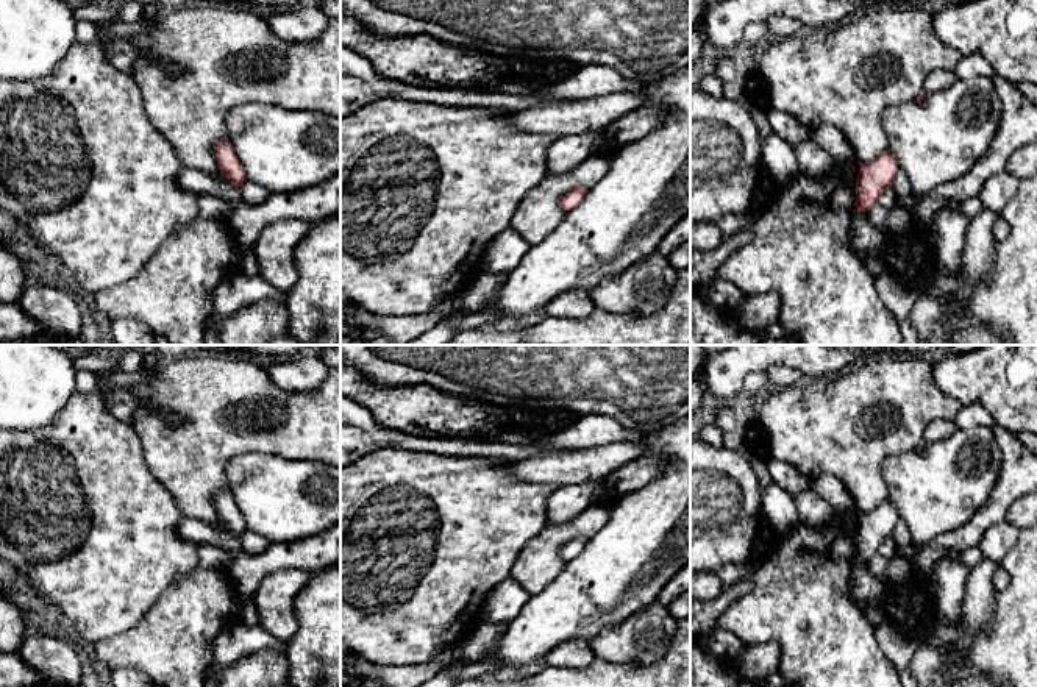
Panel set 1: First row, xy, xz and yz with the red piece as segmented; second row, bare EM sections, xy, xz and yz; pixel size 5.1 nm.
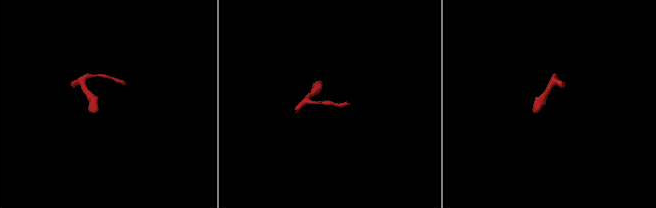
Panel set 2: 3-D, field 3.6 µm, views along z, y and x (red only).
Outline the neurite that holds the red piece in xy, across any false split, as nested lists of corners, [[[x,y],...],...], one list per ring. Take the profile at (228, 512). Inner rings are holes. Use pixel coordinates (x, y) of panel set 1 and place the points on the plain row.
[[[216,493],[214,504],[226,531],[239,539],[247,531],[247,525],[231,493]]]

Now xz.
[[[576,537],[570,540],[568,543],[565,543],[561,548],[562,559],[572,561],[573,557],[576,557],[584,550],[587,540],[589,540],[587,537]]]

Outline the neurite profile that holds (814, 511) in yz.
[[[812,487],[795,498],[798,521],[812,528],[825,528],[834,517],[831,504],[821,498]]]

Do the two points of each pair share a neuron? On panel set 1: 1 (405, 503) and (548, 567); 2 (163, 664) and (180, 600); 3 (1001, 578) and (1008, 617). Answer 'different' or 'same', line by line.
1: different
2: same
3: different

